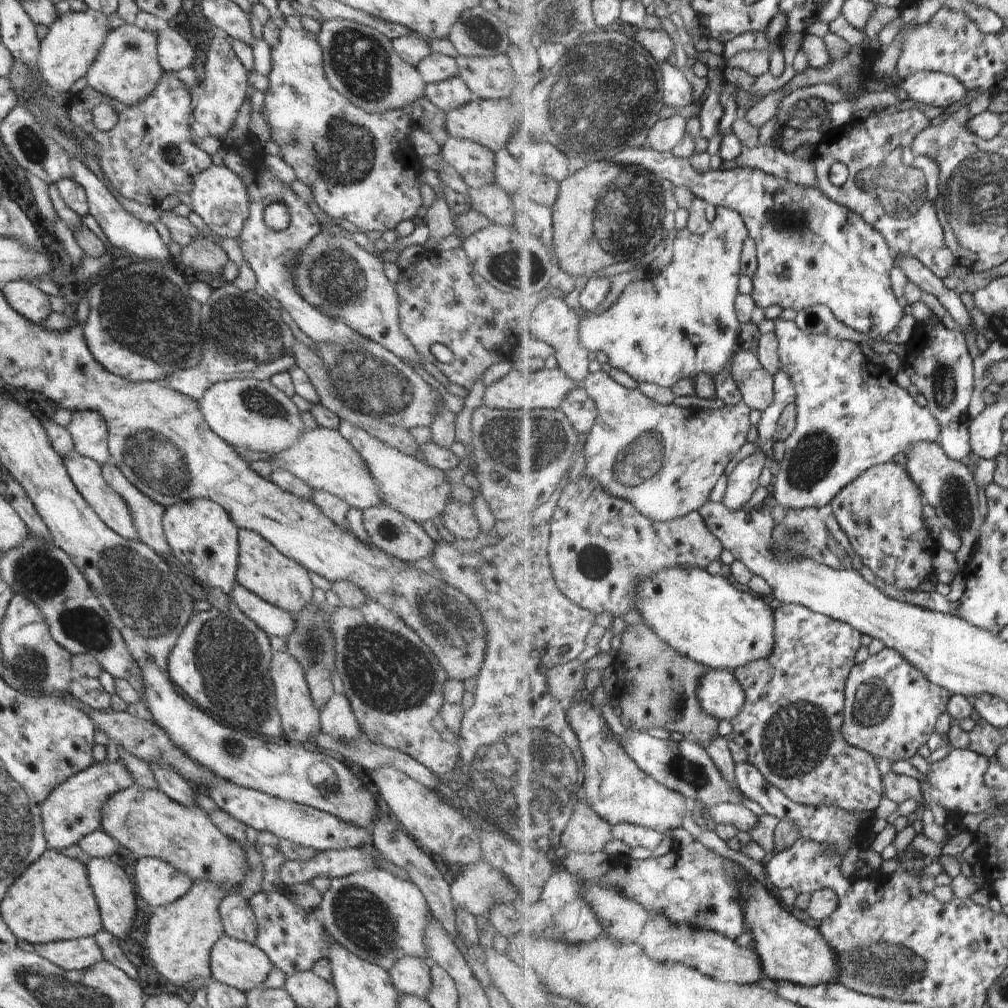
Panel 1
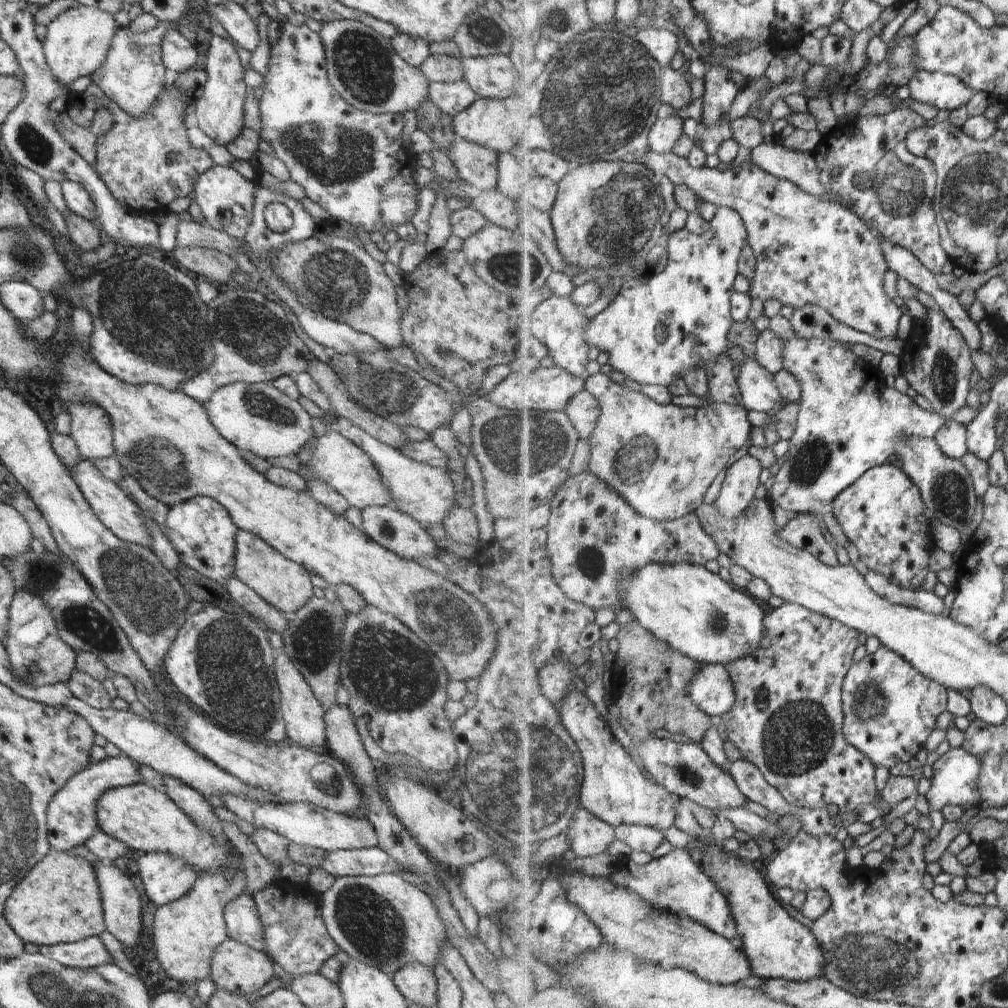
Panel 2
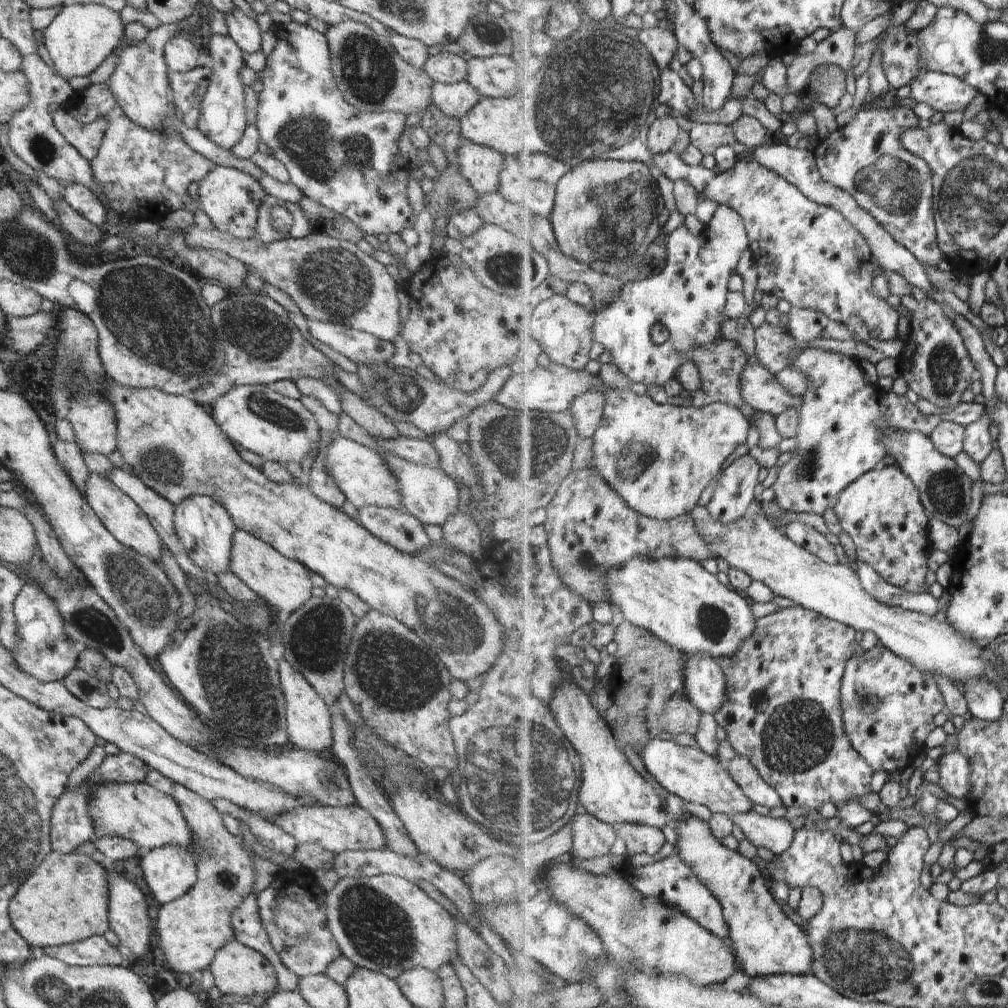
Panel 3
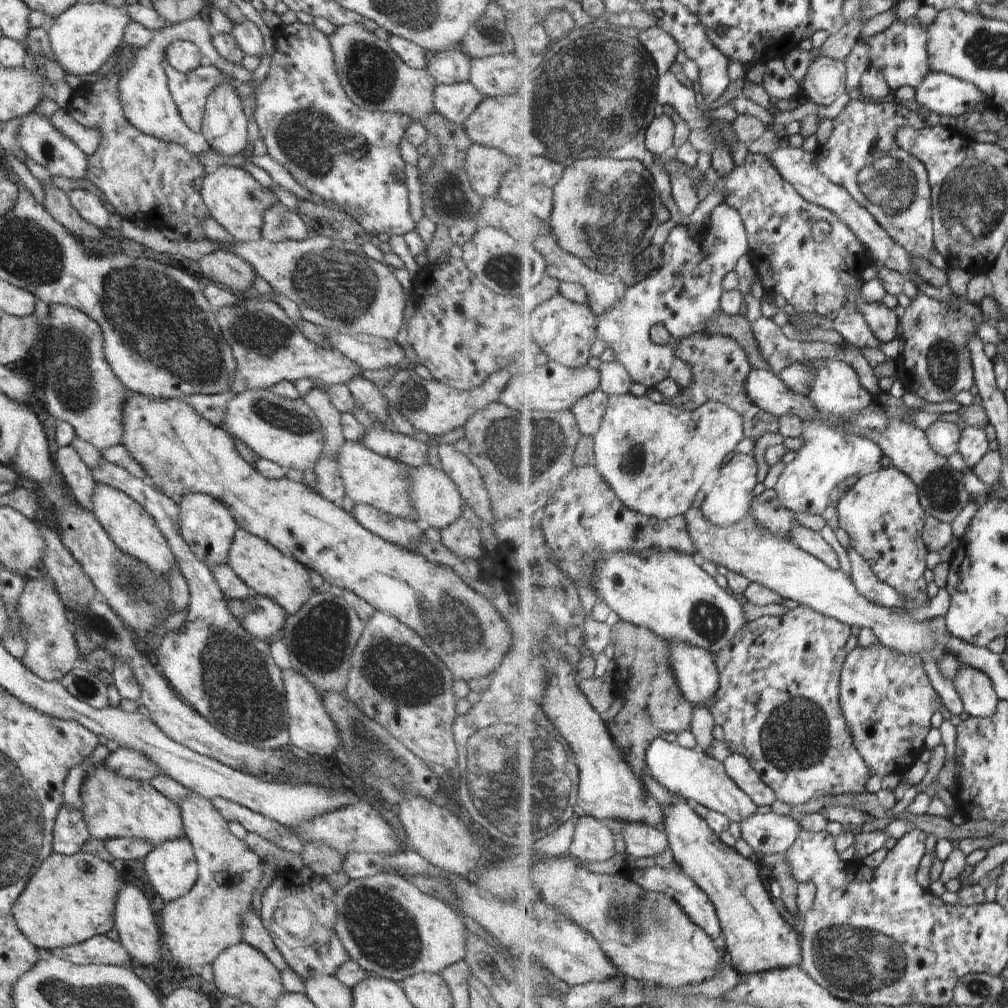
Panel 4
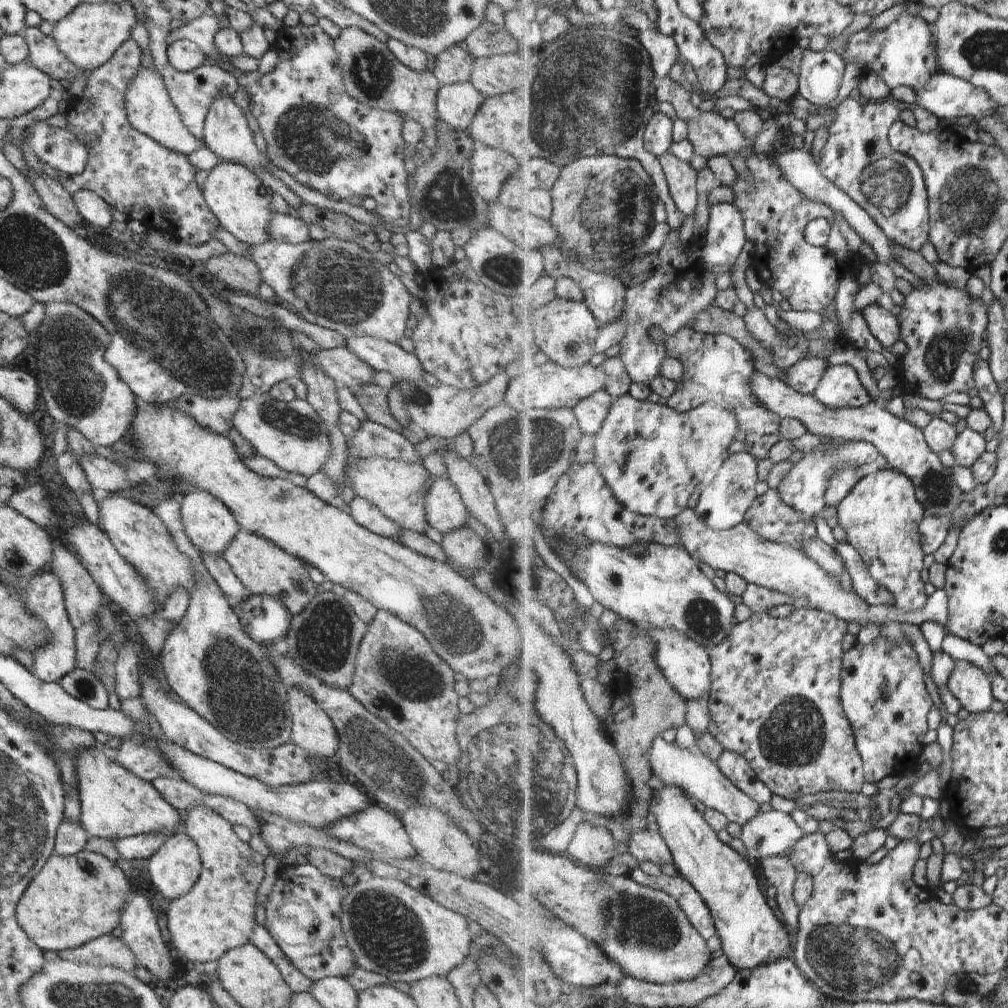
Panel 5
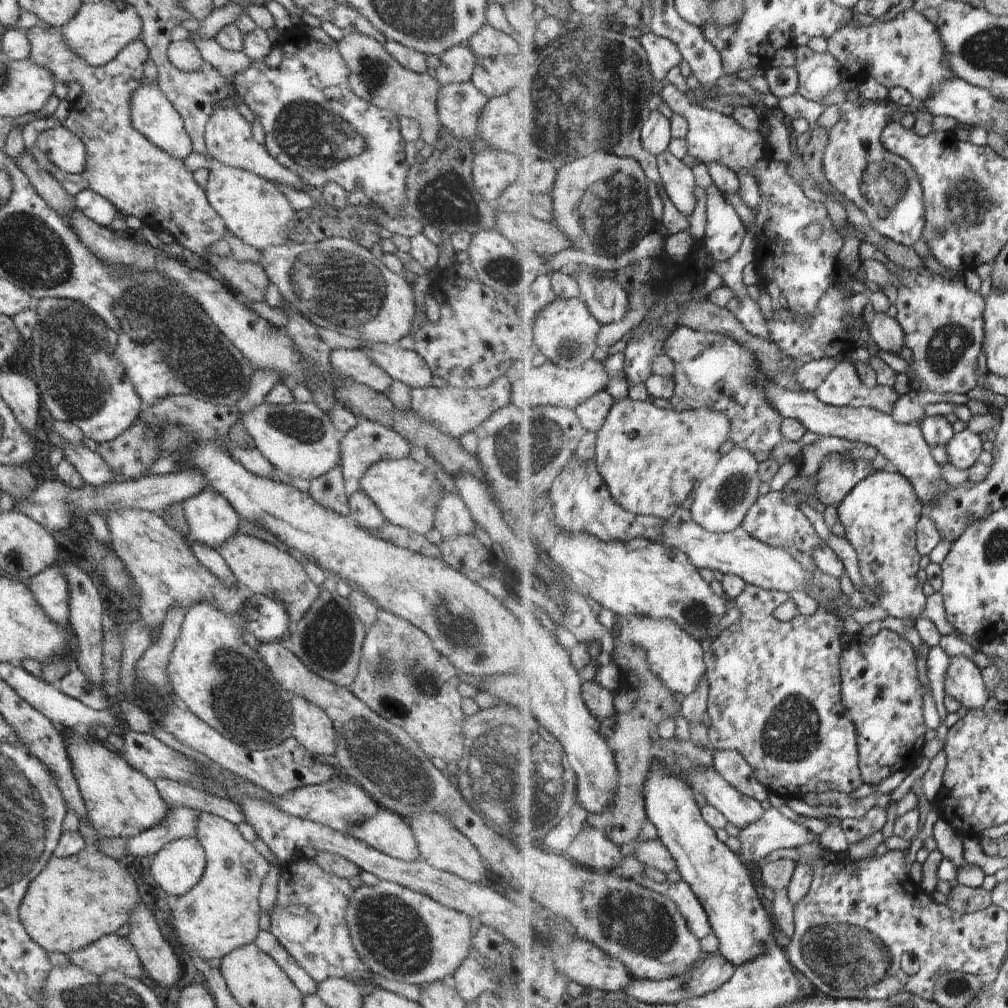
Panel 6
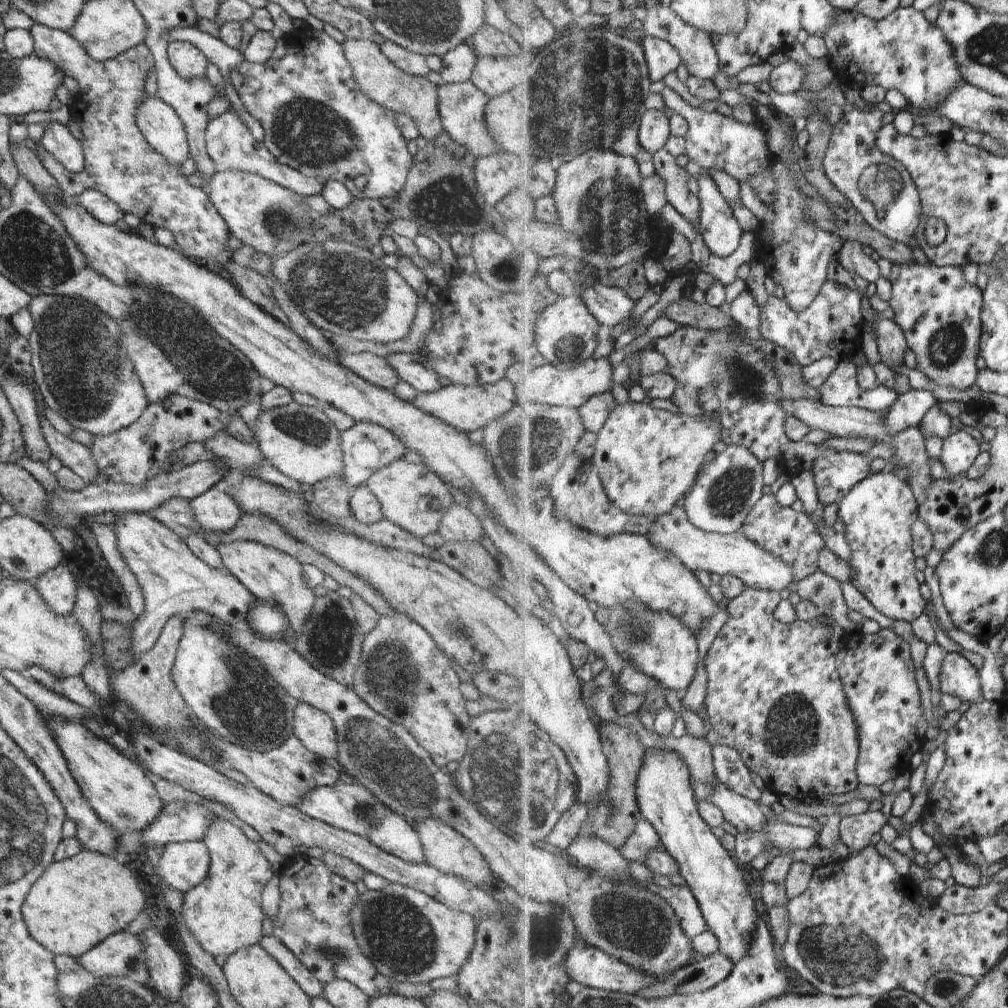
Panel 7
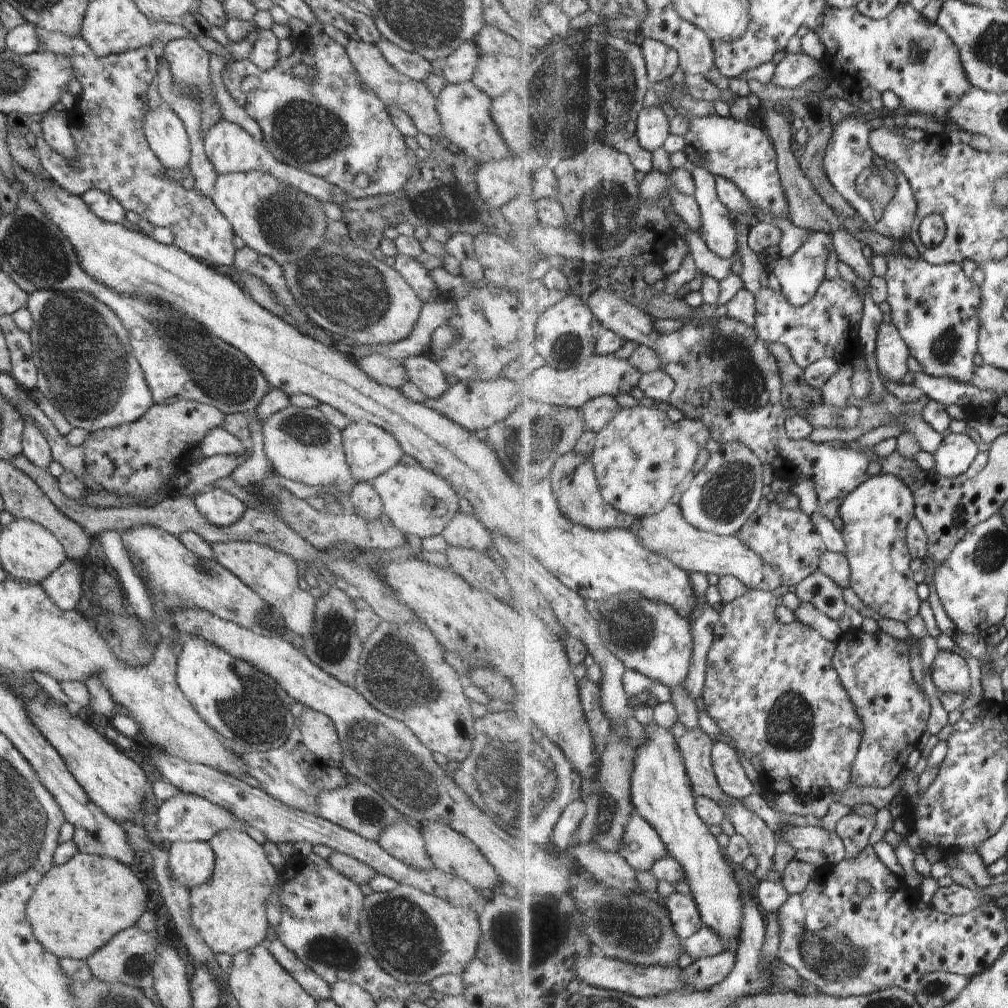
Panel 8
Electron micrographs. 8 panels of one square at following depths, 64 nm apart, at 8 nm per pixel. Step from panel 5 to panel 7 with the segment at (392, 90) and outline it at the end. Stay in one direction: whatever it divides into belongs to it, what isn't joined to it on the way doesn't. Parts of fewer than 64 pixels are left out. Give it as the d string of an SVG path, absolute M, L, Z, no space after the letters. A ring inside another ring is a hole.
M346 39L341 45L352 67L359 91L392 112L410 116L418 127L419 134L431 144L441 136L443 124L437 109L437 86L433 82L430 82L427 77L406 74L394 66L375 42L364 39Z

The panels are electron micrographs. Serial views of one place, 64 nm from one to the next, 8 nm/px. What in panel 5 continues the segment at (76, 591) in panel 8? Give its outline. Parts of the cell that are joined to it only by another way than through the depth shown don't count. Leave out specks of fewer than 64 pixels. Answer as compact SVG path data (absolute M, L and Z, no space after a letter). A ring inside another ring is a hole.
M49 569L32 575L23 582L22 594L27 600L27 609L36 615L50 629L51 641L32 653L33 673L47 683L57 683L65 674L77 666L75 630L69 621L64 600L63 586L58 577Z

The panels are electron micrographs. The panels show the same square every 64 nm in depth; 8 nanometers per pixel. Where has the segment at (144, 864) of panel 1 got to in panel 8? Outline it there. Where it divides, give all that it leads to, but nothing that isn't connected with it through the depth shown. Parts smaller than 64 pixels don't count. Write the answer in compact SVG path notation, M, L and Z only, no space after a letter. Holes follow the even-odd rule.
M174 841L169 850L168 864L174 878L191 889L210 880L215 867L215 854L206 841Z

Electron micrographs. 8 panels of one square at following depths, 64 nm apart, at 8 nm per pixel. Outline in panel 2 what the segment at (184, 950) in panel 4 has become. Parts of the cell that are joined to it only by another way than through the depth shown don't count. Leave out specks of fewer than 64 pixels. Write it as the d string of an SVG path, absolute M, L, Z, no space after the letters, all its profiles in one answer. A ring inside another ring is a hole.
M164 777L165 790L164 792L178 805L178 808L190 817L190 820L198 825L203 831L213 835L213 837L227 845L234 848L234 855L230 855L227 860L225 867L210 869L209 871L198 871L197 879L195 880L194 886L187 892L182 898L175 900L174 902L159 906L154 914L154 945L156 945L157 955L159 964L164 966L164 972L168 974L169 978L174 978L178 982L200 982L211 976L211 960L214 954L214 949L224 942L229 937L227 924L225 923L224 907L234 899L237 899L246 890L246 873L244 873L244 866L242 863L241 855L238 850L231 844L220 821L213 811L213 805L211 800L204 798L199 792L196 792L193 788L190 788L187 784L184 784L181 780Z

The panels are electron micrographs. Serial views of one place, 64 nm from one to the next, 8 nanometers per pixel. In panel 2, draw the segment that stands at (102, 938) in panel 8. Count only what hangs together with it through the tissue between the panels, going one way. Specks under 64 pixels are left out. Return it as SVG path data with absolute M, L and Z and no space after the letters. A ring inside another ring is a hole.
M50 849L14 887L6 899L4 916L23 940L38 946L73 943L106 931L97 876L87 859Z

